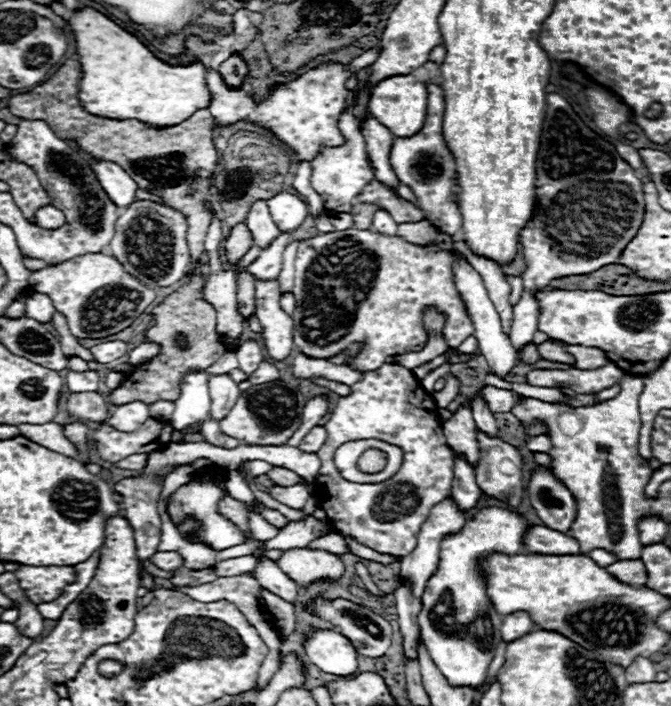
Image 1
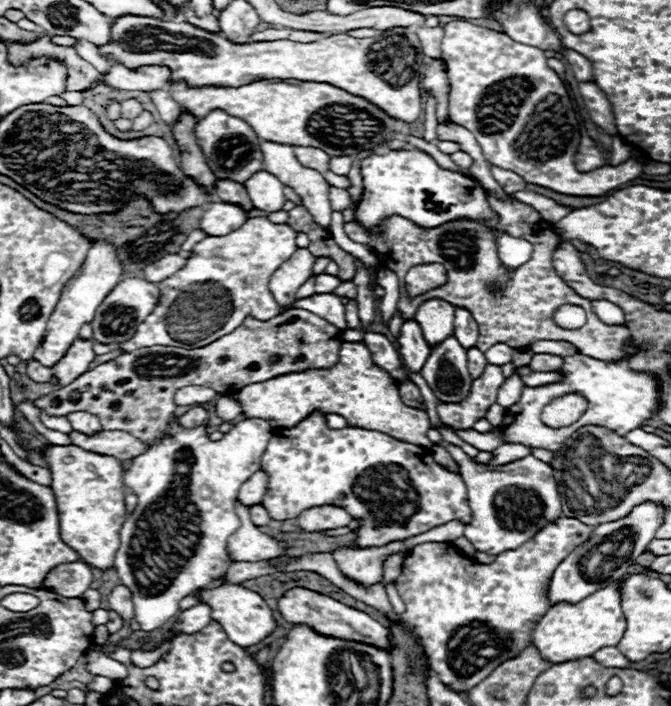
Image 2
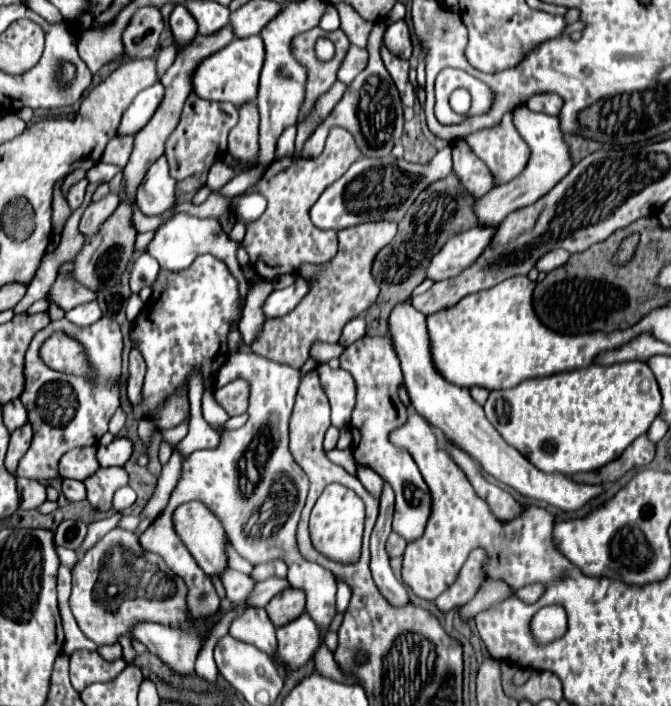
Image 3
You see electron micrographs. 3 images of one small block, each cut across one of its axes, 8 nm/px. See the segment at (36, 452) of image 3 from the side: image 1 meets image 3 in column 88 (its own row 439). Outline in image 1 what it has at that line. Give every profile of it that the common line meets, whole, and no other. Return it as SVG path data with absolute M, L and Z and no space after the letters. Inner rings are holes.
M384 364L378 370L364 372L364 378L350 386L352 394L338 398L338 406L326 424L328 436L316 452L320 470L314 478L312 490L318 496L318 506L328 514L330 524L354 536L364 546L394 556L408 556L416 548L416 538L430 508L450 494L454 480L454 462L450 446L442 434L442 424L436 414L434 400L418 384L416 376L402 366ZM376 438L398 446L404 452L404 466L400 472L380 486L352 484L336 472L334 452L344 442Z

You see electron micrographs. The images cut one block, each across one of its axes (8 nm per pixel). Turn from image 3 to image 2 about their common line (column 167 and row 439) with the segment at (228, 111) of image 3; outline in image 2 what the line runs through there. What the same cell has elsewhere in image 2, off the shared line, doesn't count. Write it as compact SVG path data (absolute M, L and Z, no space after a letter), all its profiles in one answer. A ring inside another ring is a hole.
M296 308L266 322L246 320L236 332L204 348L138 348L120 354L84 372L84 376L78 376L72 384L38 396L34 406L50 416L90 412L100 418L102 430L126 430L154 446L176 410L174 394L178 388L196 384L226 394L310 366L332 366L338 360L340 344L338 328L308 310Z

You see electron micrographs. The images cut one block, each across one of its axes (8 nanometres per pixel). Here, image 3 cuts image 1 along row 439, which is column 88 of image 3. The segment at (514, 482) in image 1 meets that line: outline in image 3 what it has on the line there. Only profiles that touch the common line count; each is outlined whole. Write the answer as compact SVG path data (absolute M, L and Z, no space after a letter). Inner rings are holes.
M124 466L100 468L96 474L86 478L84 484L88 488L88 502L96 510L110 510L114 492L122 486L128 486L128 472Z

